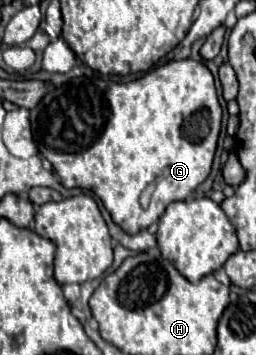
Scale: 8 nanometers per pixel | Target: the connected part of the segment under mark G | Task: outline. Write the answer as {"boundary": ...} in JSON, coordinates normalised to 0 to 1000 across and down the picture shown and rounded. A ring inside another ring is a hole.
{"boundary":[[[723,163],[723,169],[645,175],[621,192],[598,192],[566,214],[512,225],[512,231],[441,231],[441,225],[402,225],[387,214],[363,214],[363,220],[316,214],[316,220],[277,220],[246,242],[191,242],[168,282],[121,310],[121,355],[129,355],[129,389],[137,389],[152,428],[207,462],[207,479],[230,490],[238,518],[254,530],[355,535],[363,546],[379,546],[395,558],[395,569],[410,575],[410,586],[426,592],[426,603],[434,603],[434,614],[457,637],[473,637],[488,654],[543,654],[551,642],[582,642],[598,625],[613,625],[668,569],[723,563],[816,496],[824,456],[832,456],[840,417],[848,417],[855,366],[863,366],[863,321],[871,321],[871,310],[863,310],[863,293],[855,293],[855,276],[848,276],[832,208],[816,203],[816,192],[793,175],[762,175],[746,163]],[[590,518],[598,518],[598,558],[582,569],[582,586],[559,592],[543,580],[543,546]]]}

